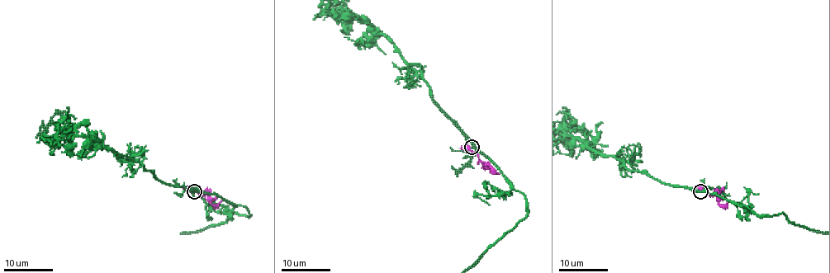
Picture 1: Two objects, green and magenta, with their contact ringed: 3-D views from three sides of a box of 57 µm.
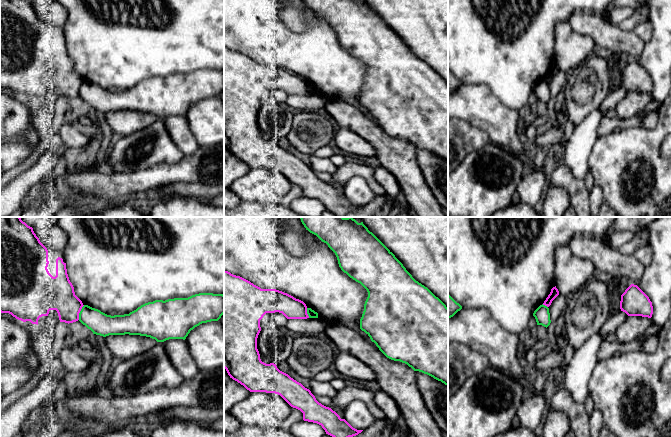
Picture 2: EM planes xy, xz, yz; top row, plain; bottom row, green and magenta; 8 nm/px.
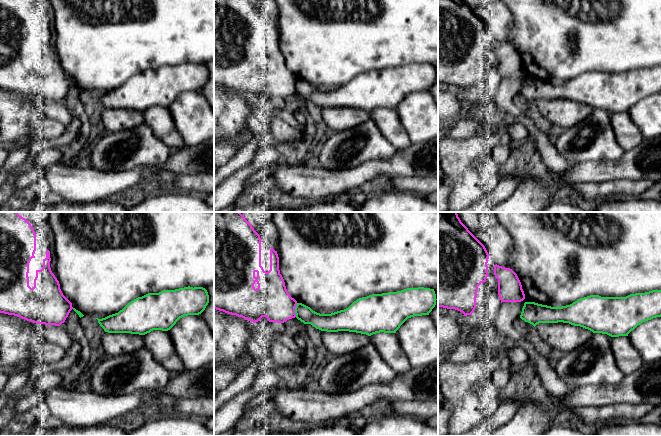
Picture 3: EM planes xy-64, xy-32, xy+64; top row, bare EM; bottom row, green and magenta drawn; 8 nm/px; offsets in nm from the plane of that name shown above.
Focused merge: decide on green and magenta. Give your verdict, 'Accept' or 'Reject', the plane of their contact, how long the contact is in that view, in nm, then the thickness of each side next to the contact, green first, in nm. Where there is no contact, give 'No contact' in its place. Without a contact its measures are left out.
Reject. Touches green in xy. Shared border 130 nm. Thickness 180 nm (green) against 280 nm

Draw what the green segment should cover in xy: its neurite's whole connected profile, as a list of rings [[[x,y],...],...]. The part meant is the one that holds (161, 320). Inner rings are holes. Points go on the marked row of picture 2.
[[[199,293],[188,298],[148,302],[124,315],[107,315],[84,305],[79,321],[93,334],[140,335],[164,342],[185,340],[191,330],[202,323],[218,321],[224,314],[224,295]]]

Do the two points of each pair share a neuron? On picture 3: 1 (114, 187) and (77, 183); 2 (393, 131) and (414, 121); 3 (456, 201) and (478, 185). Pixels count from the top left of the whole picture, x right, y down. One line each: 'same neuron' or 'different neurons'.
1: same neuron
2: different neurons
3: same neuron

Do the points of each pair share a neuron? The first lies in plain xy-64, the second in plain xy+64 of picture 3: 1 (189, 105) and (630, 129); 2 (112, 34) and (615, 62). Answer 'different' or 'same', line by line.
1: different
2: same

